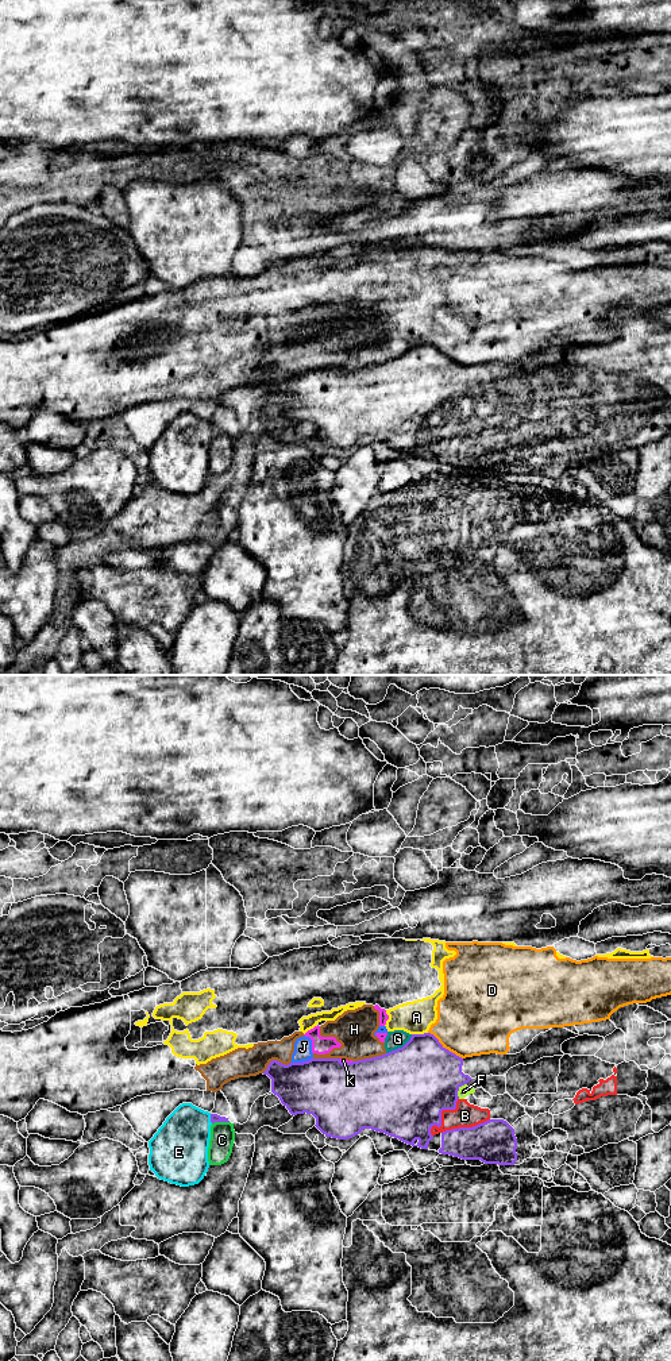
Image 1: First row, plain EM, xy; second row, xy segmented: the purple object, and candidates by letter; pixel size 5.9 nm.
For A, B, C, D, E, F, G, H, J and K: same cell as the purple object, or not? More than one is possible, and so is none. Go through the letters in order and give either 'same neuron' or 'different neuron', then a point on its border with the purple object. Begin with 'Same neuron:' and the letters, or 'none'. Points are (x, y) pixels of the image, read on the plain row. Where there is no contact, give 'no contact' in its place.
Same neuron: B, F
A: different neuron; meets purple in xy at (419, 343)
B: same neuron; meets purple in xy at (440, 424)
C: different neuron; meets purple in xy at (220, 430)
D: different neuron; meets purple in xy at (444, 357)
E: different neuron; meets purple in xy at (211, 427)
F: same neuron; meets purple in xy at (458, 398)
G: different neuron; meets purple in xy at (400, 357)
H: different neuron; meets purple in xy at (369, 367)
J: different neuron; meets purple in xy at (303, 370)
K: different neuron; meets purple in xy at (346, 371)

